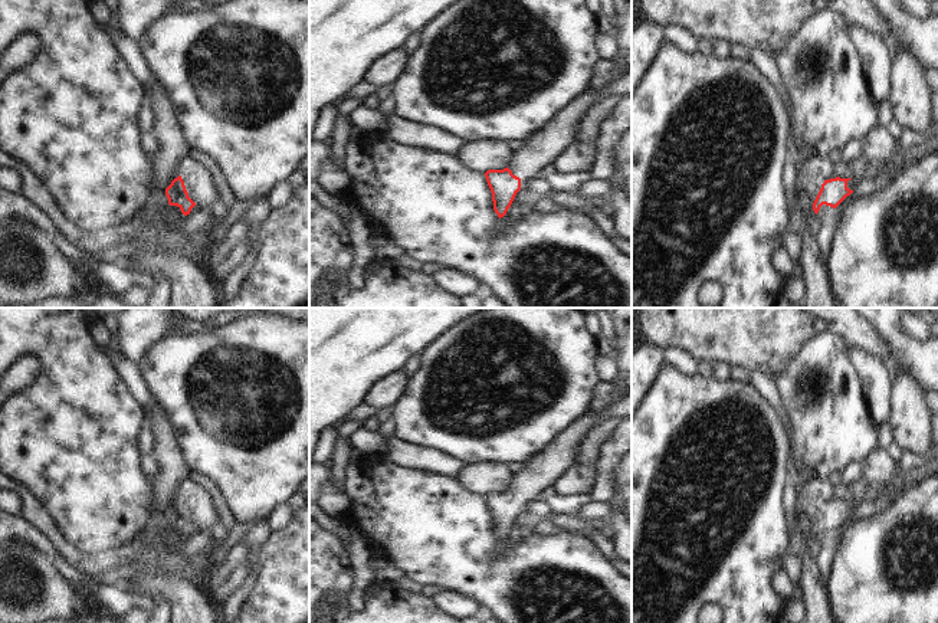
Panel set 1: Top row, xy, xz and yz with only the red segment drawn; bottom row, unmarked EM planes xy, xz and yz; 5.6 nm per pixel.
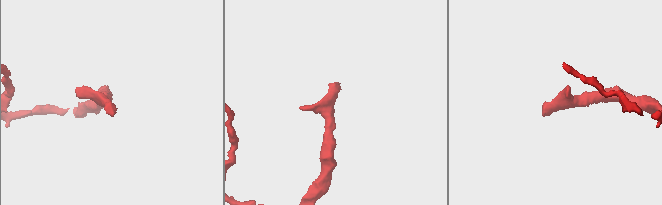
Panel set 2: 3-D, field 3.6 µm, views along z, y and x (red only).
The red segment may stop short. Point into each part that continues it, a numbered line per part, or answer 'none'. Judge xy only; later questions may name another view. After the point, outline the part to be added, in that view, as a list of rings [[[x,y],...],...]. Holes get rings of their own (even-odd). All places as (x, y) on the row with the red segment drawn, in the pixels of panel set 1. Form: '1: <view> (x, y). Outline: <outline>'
1: xy (200, 184). Outline: [[[194,164],[190,170],[180,173],[188,197],[196,204],[220,207],[220,196],[216,184],[216,174],[210,165]]]

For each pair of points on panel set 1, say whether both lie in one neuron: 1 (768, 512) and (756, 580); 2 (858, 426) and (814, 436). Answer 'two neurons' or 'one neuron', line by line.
1: one neuron
2: one neuron

